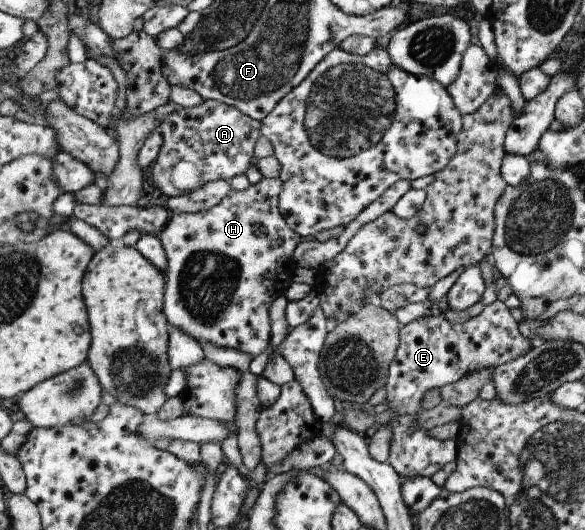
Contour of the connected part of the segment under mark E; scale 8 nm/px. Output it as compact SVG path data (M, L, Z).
M494 302L484 312L468 322L454 324L445 314L418 318L402 326L401 346L397 359L390 366L389 382L386 384L388 410L394 413L389 422L394 430L389 464L405 478L424 476L432 479L446 464L458 458L456 441L442 441L430 436L430 430L421 427L418 416L422 412L424 394L434 388L444 388L458 382L469 374L490 368L494 370L514 358L526 354L534 343L521 335L519 322L510 316L505 302Z

